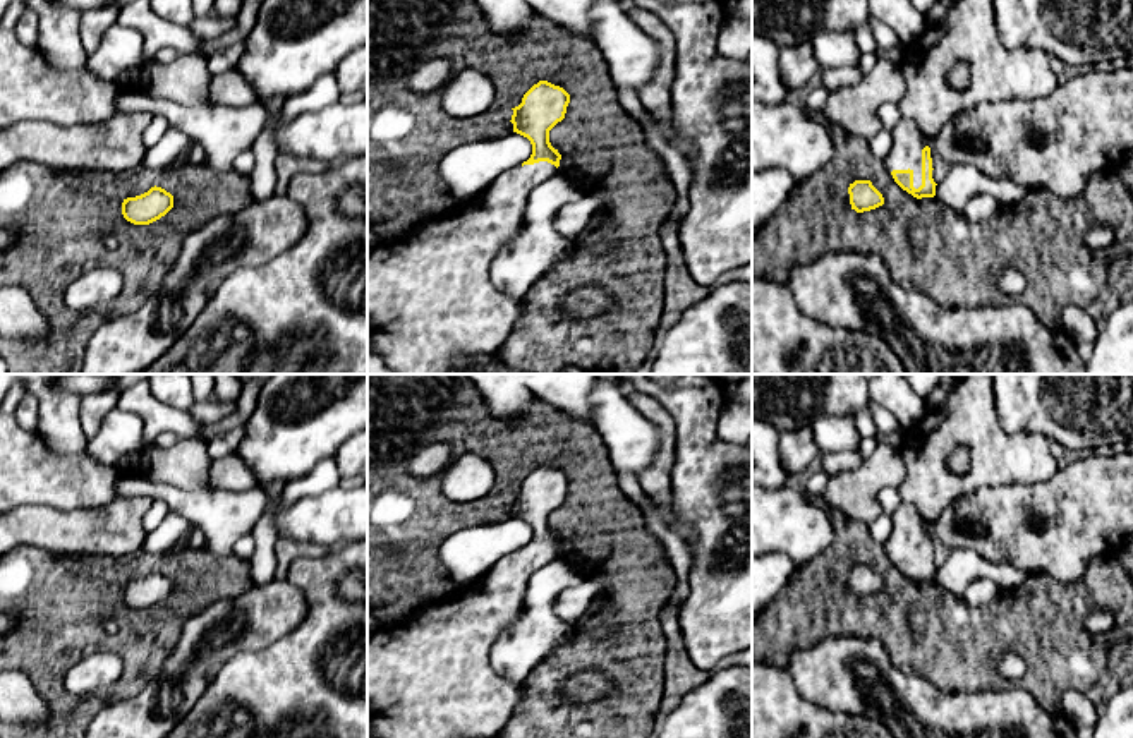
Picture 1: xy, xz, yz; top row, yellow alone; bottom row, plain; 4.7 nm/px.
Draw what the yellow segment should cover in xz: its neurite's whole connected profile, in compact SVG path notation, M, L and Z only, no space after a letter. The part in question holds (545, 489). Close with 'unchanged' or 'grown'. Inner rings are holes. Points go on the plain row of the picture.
M539 465L534 469L522 482L522 487L513 494L512 508L513 517L527 522L532 529L532 539L527 546L524 546L520 551L508 554L501 560L493 561L489 572L481 577L479 580L472 582L470 585L460 589L457 594L443 597L436 602L427 604L422 608L415 616L410 620L405 620L402 623L391 625L391 626L378 626L369 637L367 637L367 733L374 738L496 738L506 726L506 723L512 719L512 716L517 712L517 709L527 702L536 700L525 692L524 681L515 683L500 673L496 673L491 666L491 650L496 644L498 637L513 625L524 611L525 604L525 589L529 584L529 578L546 563L558 558L561 539L558 534L554 534L549 527L549 515L565 503L566 491L570 487L570 479L548 465Z; grown

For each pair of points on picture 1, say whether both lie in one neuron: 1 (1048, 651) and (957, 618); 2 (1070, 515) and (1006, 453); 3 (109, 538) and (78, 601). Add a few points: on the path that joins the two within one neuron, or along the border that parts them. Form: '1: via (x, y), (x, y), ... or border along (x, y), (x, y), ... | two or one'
1: via (1025, 629), (979, 629) | one
2: border along (1058, 469), (1046, 481), (996, 486) | two
3: border along (59, 555), (103, 555), (112, 562) | two

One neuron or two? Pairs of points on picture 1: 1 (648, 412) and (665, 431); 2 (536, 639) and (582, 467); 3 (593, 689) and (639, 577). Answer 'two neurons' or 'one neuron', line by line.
1: one neuron
2: two neurons
3: two neurons

